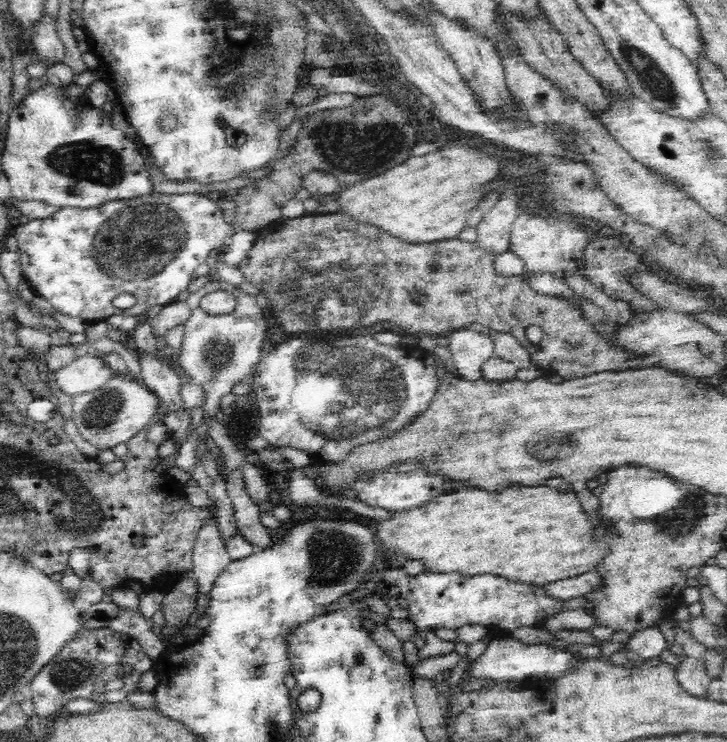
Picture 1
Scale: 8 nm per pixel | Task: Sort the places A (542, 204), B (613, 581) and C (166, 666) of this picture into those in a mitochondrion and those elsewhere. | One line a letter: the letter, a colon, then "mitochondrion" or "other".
A: other
B: other
C: other

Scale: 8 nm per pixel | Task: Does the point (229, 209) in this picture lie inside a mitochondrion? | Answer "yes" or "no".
no

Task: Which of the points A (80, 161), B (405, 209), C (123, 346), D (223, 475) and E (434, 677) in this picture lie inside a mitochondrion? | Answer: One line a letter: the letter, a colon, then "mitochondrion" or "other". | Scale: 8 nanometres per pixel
A: mitochondrion
B: other
C: other
D: other
E: other

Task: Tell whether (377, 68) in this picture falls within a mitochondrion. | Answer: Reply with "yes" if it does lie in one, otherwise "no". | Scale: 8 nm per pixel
no

